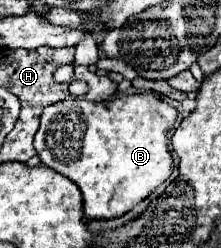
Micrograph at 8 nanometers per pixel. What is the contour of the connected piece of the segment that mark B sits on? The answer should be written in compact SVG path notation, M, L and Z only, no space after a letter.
M122 94L104 102L64 100L42 112L34 148L44 166L64 174L80 188L86 218L110 220L124 216L172 174L168 138L176 114L176 108L154 94Z

